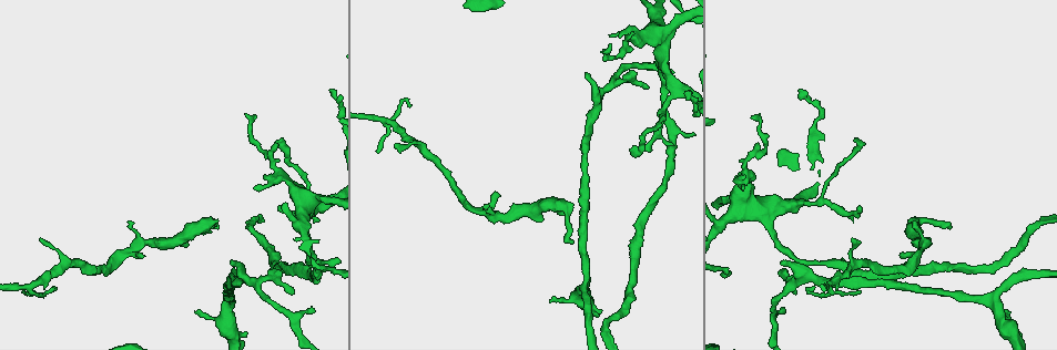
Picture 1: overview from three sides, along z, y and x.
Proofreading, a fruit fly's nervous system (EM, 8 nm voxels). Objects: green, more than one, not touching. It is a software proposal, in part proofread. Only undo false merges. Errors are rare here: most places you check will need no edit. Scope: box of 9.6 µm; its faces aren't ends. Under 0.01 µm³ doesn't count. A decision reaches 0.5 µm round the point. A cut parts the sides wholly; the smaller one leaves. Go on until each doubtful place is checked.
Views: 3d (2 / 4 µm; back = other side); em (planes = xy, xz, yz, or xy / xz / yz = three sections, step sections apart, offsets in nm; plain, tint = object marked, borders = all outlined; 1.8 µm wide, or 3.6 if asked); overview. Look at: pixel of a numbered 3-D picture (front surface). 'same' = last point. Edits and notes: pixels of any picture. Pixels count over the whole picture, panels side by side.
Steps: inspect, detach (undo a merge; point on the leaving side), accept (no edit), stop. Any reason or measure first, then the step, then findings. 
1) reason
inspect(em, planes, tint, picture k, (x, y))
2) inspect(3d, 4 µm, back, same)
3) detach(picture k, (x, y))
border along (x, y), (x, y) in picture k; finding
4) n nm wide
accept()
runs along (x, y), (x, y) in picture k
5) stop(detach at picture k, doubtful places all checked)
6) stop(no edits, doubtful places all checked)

four or more arms meet
inspect(3d, 2 µm, picture 1, (664, 51))

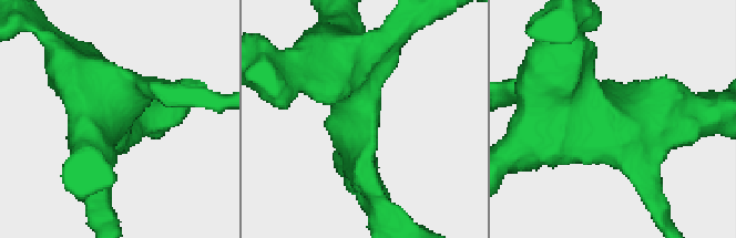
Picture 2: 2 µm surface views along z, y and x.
inspect(em, planes, tint, picture 2, (611, 131))

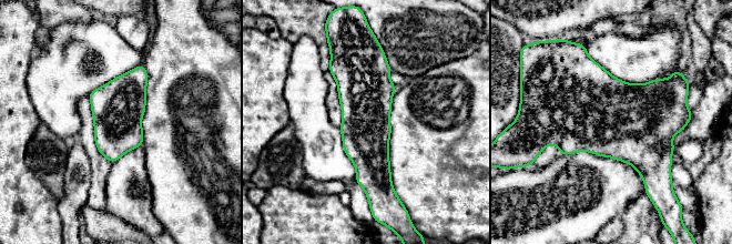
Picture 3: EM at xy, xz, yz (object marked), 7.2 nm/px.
accept()
continuous, no second cell

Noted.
three arms meet
inspect(3d, 2 µm, picture 1, (799, 204))

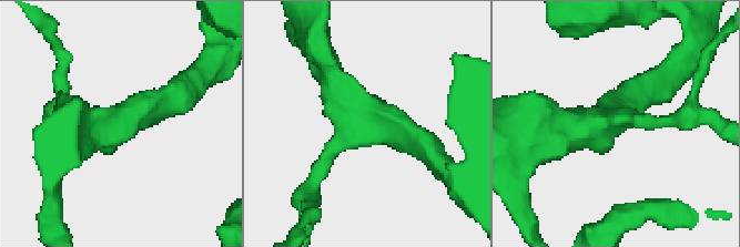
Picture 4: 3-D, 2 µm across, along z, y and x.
3 arms
inspect(em, yz, step 4, tint, picture 4, (358, 119))

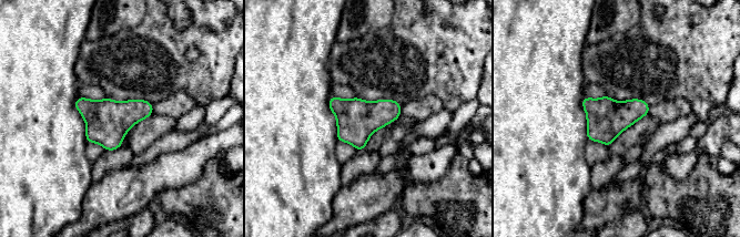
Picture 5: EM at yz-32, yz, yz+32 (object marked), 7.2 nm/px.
inspect(em, planes, borders, same)

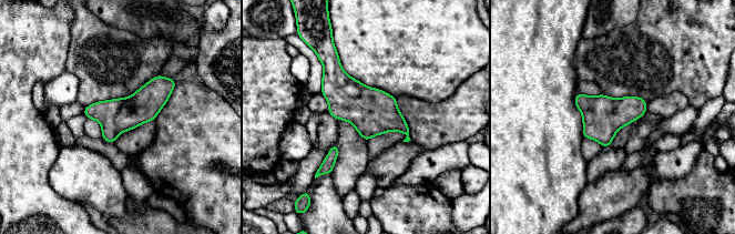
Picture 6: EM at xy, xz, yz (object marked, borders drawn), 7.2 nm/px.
260 nm wide
accept()
runs along (172, 81), (131, 112), (87, 112) in picture 6; one cell here

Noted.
calibre changes
inspect(3d, 2 µm, picture 1, (922, 220))

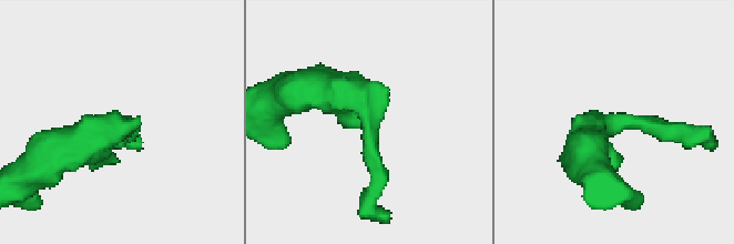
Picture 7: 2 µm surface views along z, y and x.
inspect(em, xy, step 4, tint, picture 7, (367, 125))

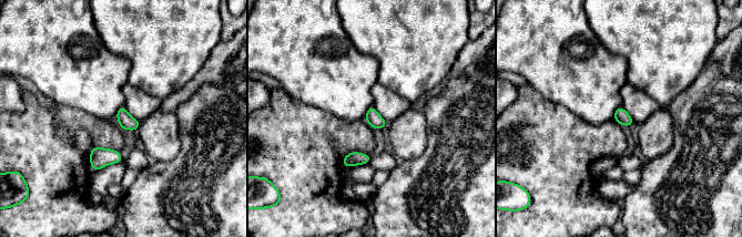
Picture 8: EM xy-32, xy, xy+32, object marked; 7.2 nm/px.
accept()
all the same cell

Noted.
inspect(3d, 4 µm, picture 1, (832, 286))

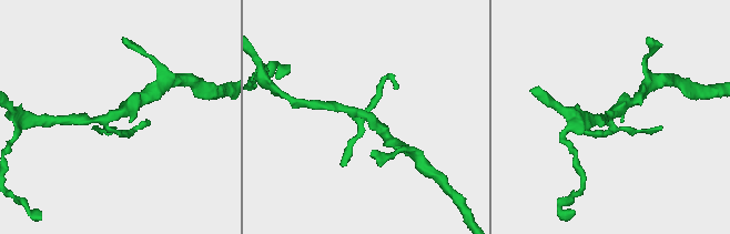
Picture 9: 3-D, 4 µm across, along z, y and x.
inspect(em, planes, tint, picture 9, (106, 118))

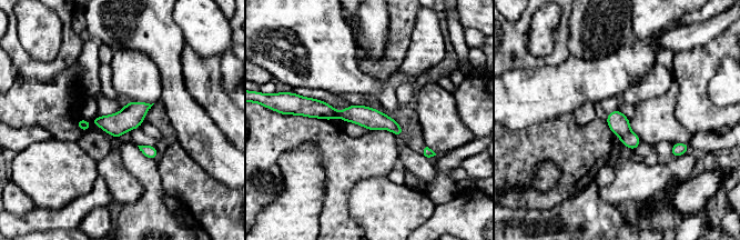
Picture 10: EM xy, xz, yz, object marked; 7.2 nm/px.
140 nm wide
accept()
runs along (304, 107), (365, 116), (399, 131) in picture 10; one cell here

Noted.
stop(no edits, doubtful places all checked)

